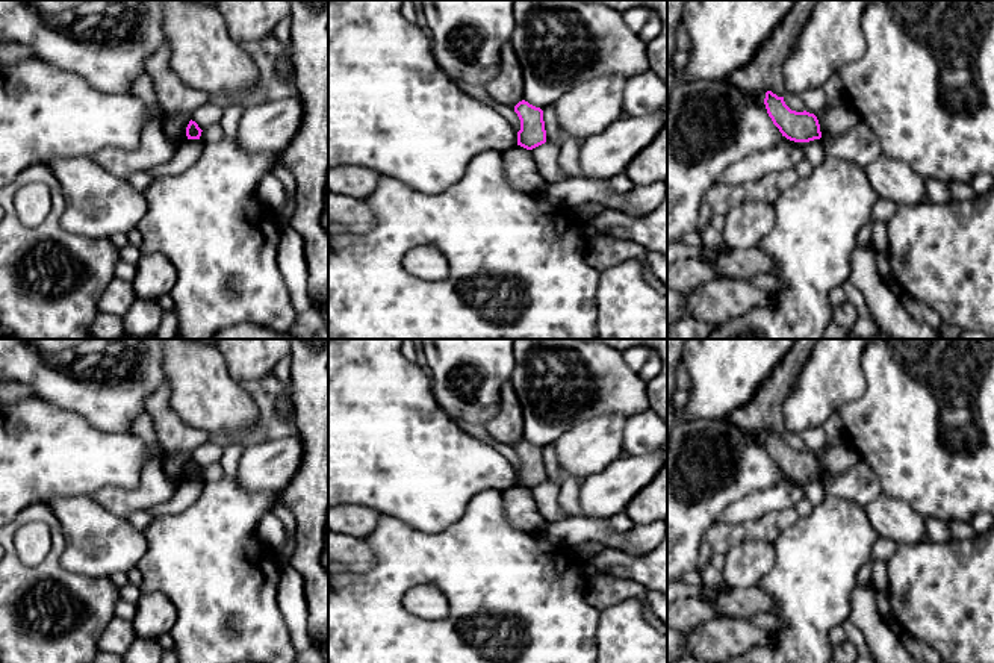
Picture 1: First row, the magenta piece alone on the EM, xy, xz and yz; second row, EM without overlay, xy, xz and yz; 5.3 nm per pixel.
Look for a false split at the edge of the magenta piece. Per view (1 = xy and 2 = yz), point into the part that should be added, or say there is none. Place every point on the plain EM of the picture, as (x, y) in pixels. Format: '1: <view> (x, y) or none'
1: none
2: none

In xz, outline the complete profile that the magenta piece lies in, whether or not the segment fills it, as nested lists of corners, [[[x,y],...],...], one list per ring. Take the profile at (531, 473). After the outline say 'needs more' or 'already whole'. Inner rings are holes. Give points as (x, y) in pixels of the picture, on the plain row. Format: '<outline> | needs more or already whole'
[[[522,439],[514,445],[514,451],[520,459],[520,469],[517,471],[517,484],[533,489],[546,481],[546,469],[543,460],[543,450]]] | already whole

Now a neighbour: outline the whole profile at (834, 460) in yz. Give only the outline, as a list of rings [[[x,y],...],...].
[[[846,440],[837,447],[825,448],[818,456],[822,475],[834,477],[846,472],[849,468],[855,466],[861,457]]]

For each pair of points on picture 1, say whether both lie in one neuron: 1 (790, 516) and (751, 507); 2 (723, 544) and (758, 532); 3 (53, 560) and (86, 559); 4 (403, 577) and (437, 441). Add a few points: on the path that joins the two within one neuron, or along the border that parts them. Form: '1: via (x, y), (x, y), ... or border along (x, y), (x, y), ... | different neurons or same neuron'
1: border along (795, 507), (766, 512), (755, 519), (739, 524) | different neurons
2: via (733, 536), (749, 532) | same neuron
3: border along (59, 524), (64, 533), (61, 565), (91, 577) | different neurons
4: border along (383, 513), (427, 533), (436, 533), (450, 526) | different neurons

